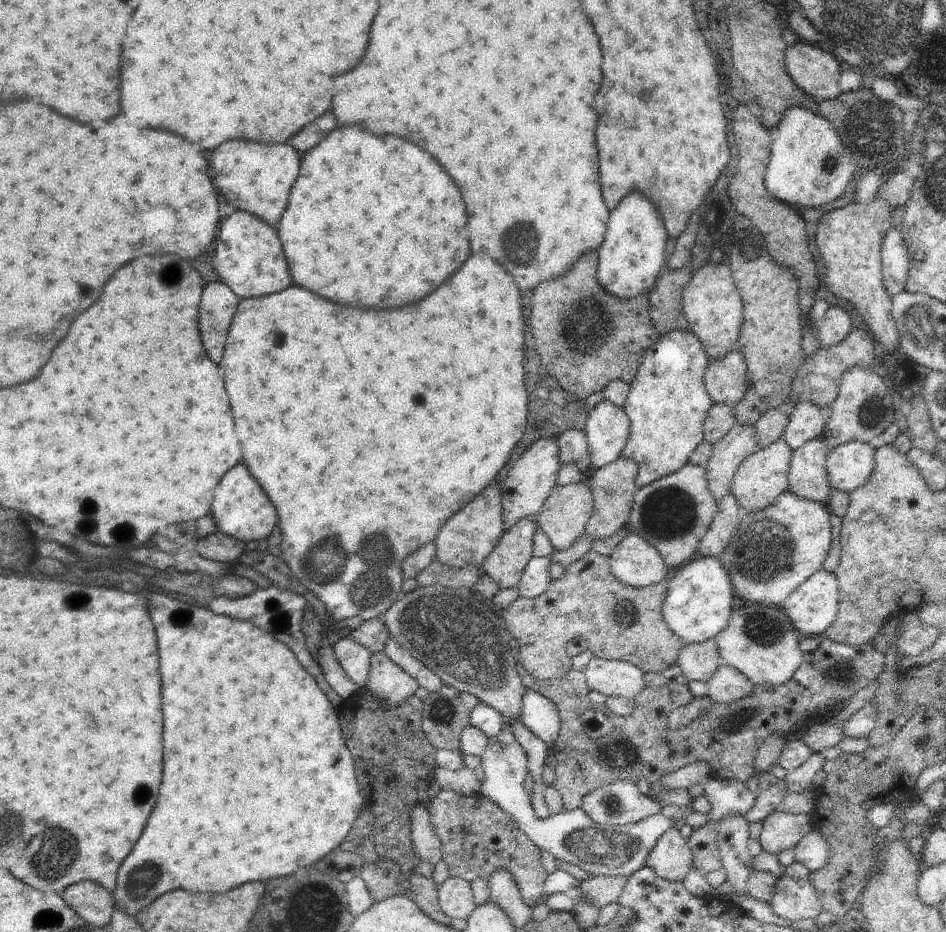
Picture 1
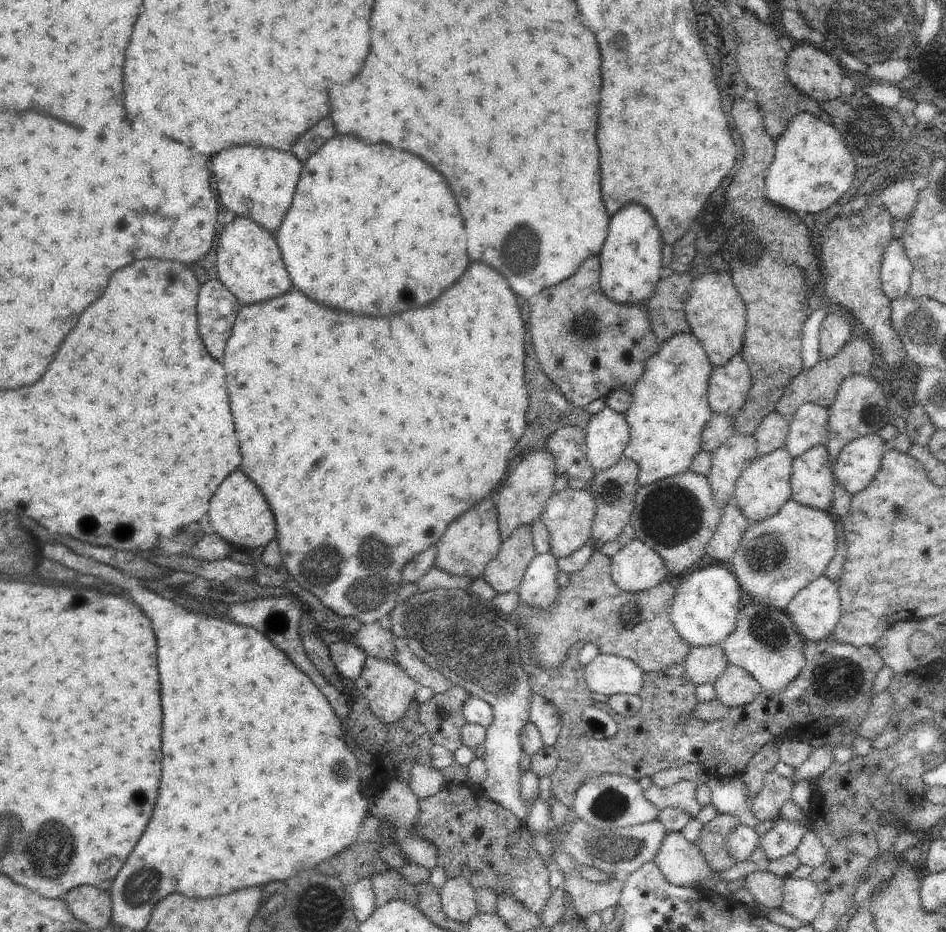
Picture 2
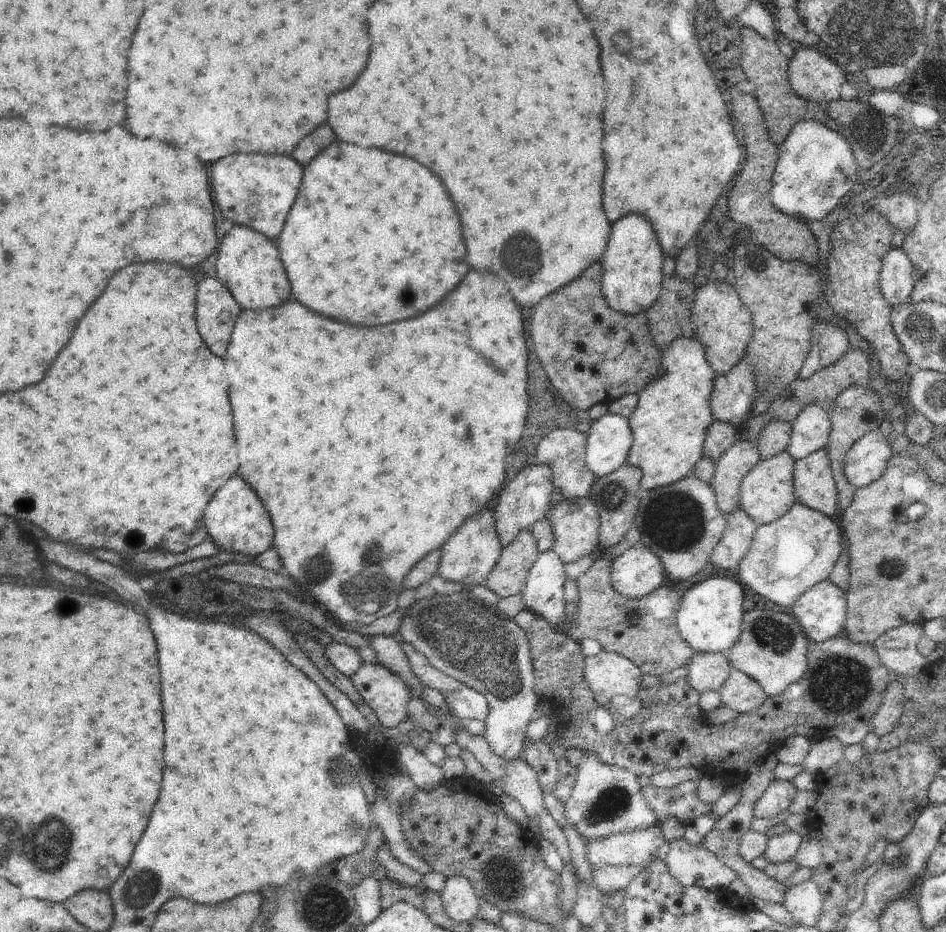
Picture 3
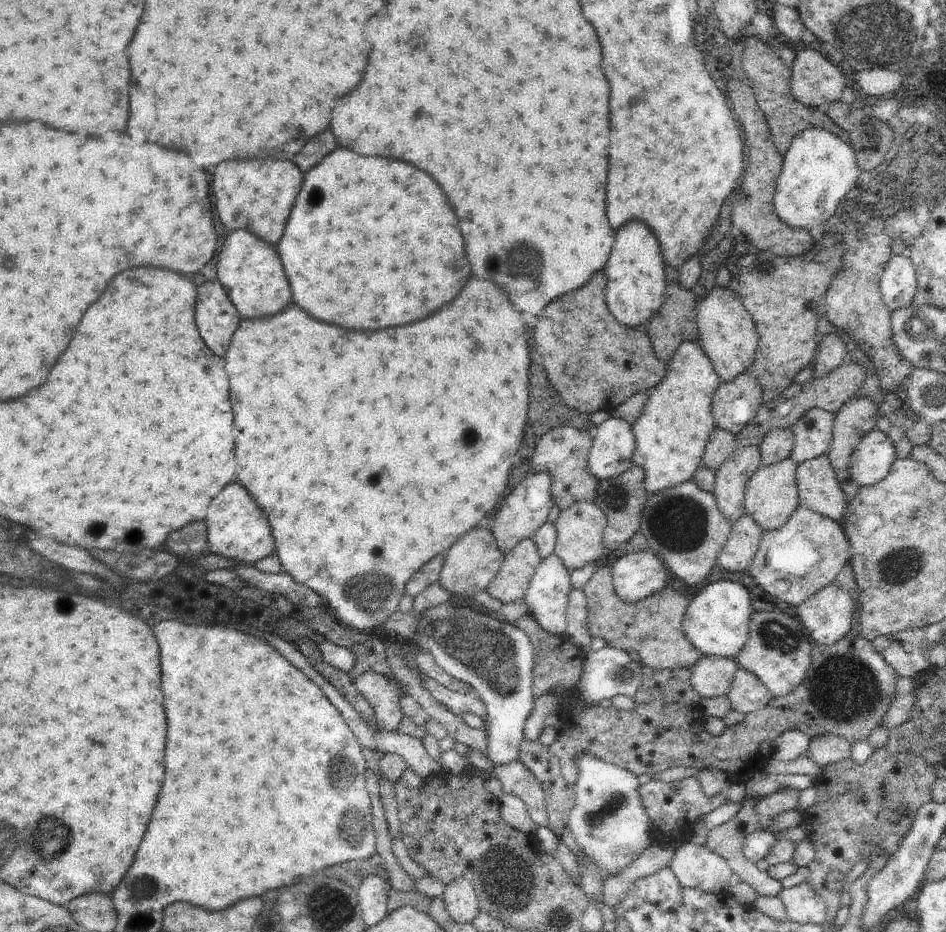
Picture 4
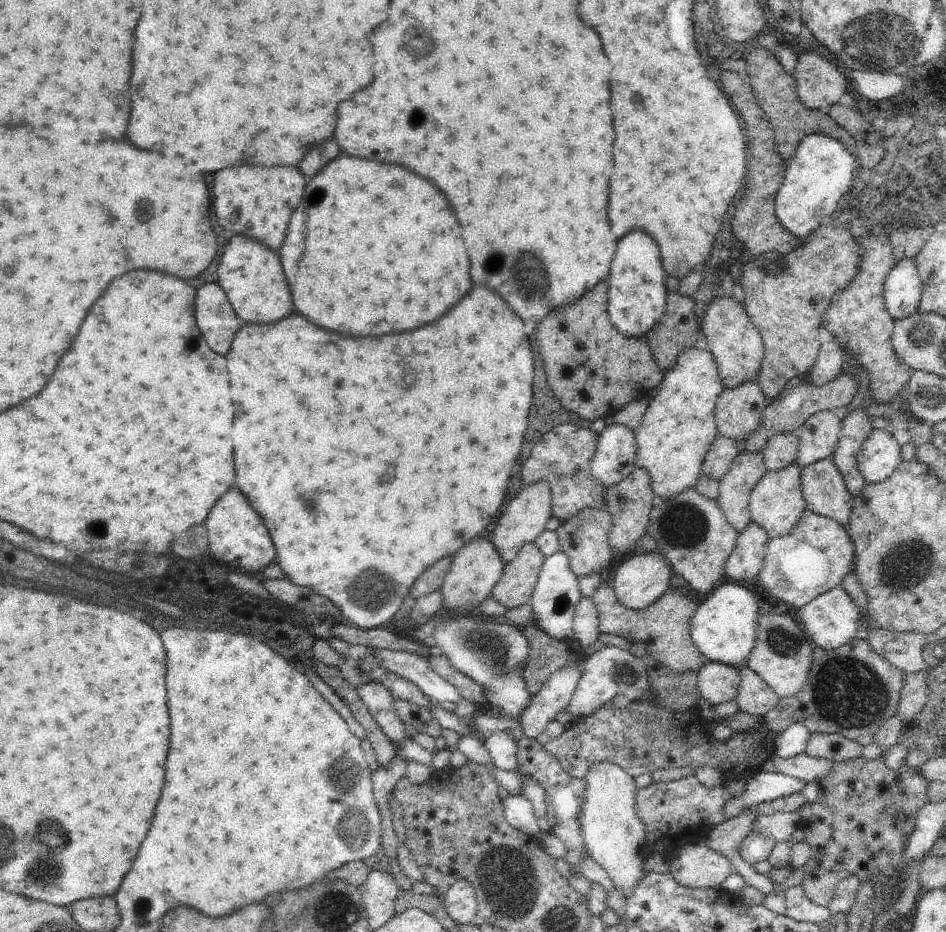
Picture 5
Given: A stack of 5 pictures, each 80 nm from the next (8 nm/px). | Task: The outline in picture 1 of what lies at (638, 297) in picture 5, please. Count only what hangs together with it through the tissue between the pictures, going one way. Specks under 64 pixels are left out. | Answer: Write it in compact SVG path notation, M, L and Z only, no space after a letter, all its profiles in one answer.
M634 192L626 196L618 208L612 210L604 244L600 248L600 266L598 280L600 284L616 297L633 299L653 289L658 277L663 274L666 253L666 230L660 220L660 214L648 198Z

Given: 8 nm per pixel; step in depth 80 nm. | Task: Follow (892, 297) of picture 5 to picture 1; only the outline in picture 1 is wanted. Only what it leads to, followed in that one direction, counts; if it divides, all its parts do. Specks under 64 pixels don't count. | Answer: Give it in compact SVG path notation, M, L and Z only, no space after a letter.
M900 229L887 232L881 248L881 273L887 293L893 297L905 290L909 277L910 259Z

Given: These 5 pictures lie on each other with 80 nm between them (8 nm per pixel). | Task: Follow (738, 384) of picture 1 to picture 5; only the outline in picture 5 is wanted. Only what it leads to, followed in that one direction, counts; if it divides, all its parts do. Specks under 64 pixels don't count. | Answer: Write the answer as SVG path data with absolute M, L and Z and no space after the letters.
M757 382L725 388L715 406L717 434L736 442L746 440L762 424L768 405L768 398Z

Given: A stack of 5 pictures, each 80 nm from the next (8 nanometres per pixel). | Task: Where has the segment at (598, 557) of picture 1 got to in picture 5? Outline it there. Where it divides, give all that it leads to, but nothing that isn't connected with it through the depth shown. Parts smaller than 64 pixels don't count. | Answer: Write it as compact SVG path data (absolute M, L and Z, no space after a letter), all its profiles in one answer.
M605 582L601 583L592 599L599 612L601 633L616 634L630 642L642 640L648 645L648 656L652 656L655 661L660 662L660 665L664 665L666 670L675 673L698 673L708 662L694 644L690 634L690 619L699 607L698 600L668 590L653 605L635 611L618 602L612 583Z

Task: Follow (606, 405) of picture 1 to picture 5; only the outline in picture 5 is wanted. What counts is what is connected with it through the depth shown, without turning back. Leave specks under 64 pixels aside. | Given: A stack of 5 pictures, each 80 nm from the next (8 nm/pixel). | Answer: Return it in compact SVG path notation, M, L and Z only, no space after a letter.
M615 423L597 437L597 451L591 460L590 474L609 489L629 477L636 469L637 440L633 430Z

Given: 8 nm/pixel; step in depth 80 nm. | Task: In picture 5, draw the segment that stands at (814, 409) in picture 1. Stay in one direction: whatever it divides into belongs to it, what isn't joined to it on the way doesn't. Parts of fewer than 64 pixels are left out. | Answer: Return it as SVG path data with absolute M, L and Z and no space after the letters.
M822 411L810 417L799 428L797 463L802 468L832 458L840 438L841 422L835 413Z

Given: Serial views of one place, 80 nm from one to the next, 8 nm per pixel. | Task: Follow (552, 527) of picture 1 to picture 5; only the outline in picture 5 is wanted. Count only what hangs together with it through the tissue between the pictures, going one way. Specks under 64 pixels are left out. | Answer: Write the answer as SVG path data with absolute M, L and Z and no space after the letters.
M605 509L581 510L580 513L558 528L559 548L570 557L571 569L579 578L592 573L605 574L609 572L610 564L612 564L612 552L614 551L609 543L612 529L612 517Z

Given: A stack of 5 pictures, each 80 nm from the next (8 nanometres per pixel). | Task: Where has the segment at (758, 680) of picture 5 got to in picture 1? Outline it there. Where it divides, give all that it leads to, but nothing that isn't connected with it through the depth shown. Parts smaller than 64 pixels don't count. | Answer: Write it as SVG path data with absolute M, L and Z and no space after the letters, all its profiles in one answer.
M720 665L706 684L709 696L716 704L741 701L749 697L755 687L745 674L730 665Z

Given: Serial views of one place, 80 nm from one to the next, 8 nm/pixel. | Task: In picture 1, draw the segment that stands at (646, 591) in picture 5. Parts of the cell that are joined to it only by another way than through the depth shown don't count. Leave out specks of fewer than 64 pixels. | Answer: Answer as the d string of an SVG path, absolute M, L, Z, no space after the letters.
M632 532L614 548L610 564L616 580L631 587L644 588L673 573L658 550Z

